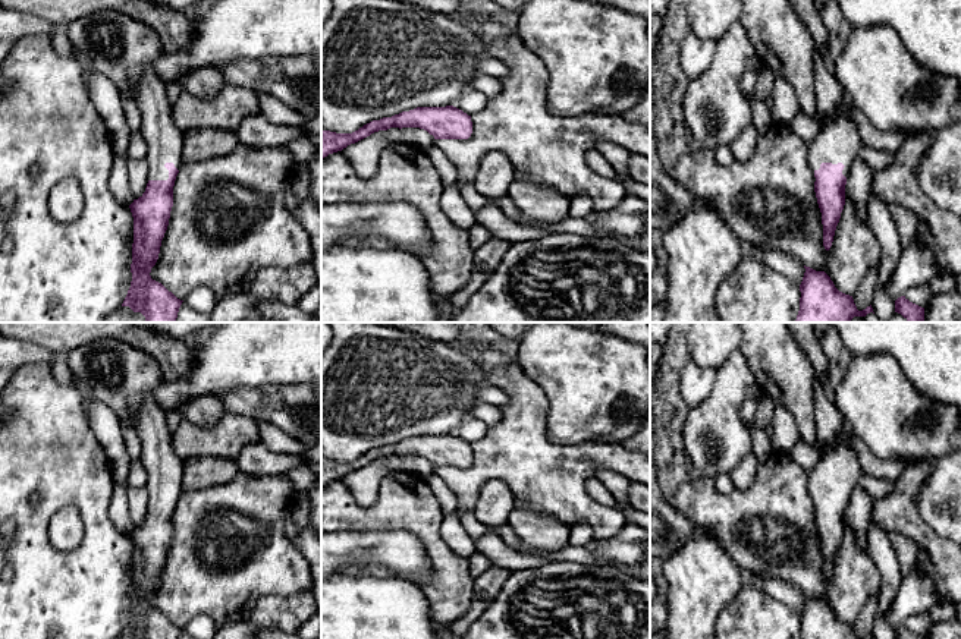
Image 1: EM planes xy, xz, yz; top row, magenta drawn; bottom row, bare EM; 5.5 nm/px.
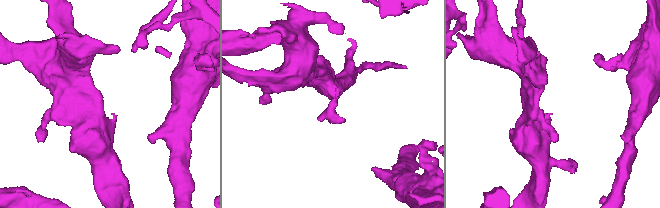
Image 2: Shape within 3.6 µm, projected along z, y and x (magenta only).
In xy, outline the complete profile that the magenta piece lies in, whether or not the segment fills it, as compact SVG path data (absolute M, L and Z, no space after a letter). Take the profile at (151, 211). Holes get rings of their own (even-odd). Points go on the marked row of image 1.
M148 72L139 81L135 103L141 113L141 135L147 142L148 183L145 192L129 205L134 217L132 281L122 306L141 312L145 322L176 322L183 300L153 280L150 273L158 259L173 207L175 180L183 166L183 132L173 122L173 106L167 100L166 85L154 73Z

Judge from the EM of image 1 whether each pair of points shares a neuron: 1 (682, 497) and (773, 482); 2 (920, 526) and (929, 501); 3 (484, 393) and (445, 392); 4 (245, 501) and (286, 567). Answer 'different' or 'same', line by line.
1: same
2: different
3: different
4: same

